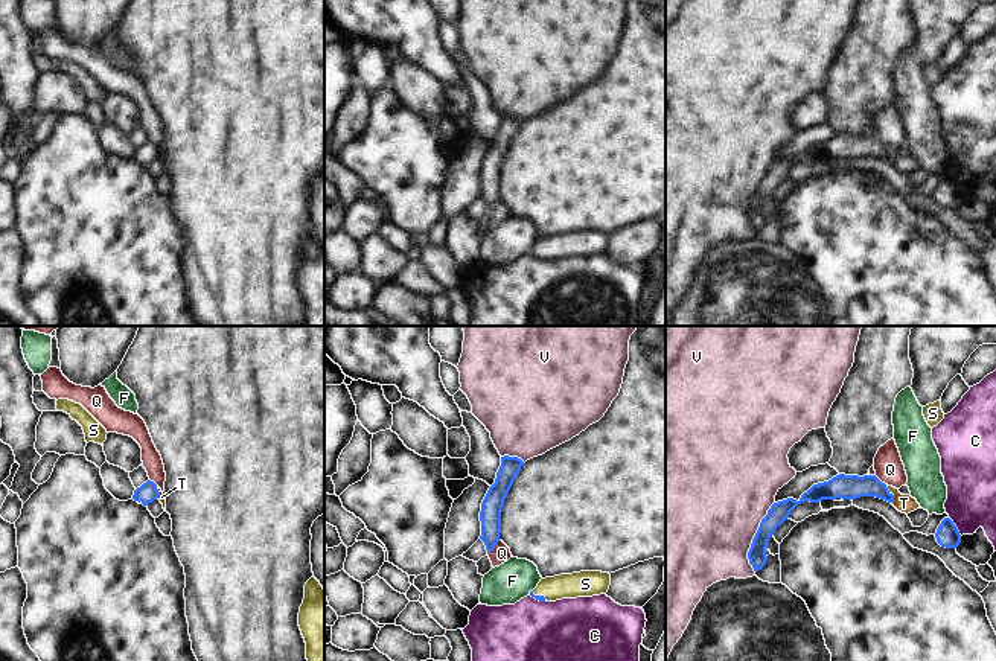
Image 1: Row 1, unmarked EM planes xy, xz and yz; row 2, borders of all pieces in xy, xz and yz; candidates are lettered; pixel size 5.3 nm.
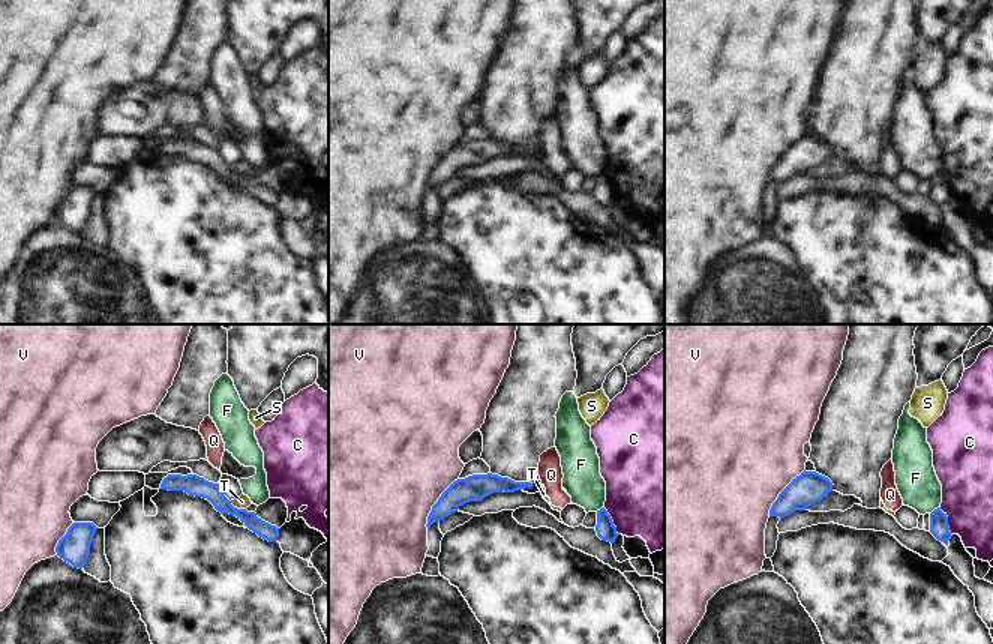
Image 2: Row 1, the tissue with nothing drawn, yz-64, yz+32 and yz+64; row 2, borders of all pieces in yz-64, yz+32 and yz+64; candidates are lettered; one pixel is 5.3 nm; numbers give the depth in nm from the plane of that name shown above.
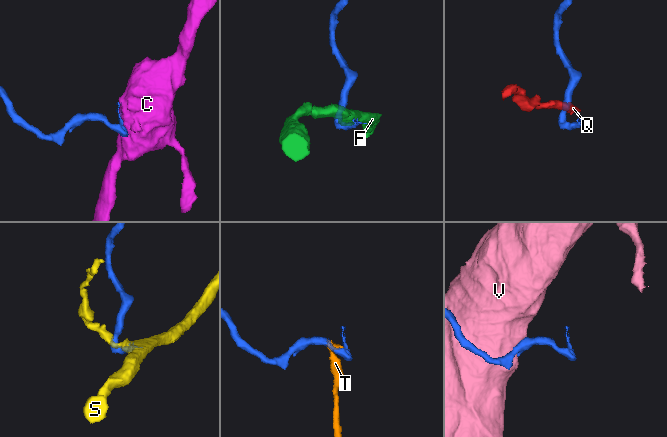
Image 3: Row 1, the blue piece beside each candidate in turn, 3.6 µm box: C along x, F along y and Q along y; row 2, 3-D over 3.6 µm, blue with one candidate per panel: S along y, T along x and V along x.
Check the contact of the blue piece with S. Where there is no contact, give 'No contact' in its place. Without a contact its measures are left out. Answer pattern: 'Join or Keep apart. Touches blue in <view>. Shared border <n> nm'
Join. Touches blue in xz. Shared border 90 nm.

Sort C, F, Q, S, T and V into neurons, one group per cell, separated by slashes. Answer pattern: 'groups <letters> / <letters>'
groups C / F / Q T / S / V

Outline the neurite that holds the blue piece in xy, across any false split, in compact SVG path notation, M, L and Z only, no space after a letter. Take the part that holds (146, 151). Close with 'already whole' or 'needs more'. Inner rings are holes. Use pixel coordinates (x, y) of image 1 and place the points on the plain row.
M151 139L143 142L140 146L134 149L132 158L140 160L143 164L148 164L154 158L157 158L160 154L157 143Z | already whole

